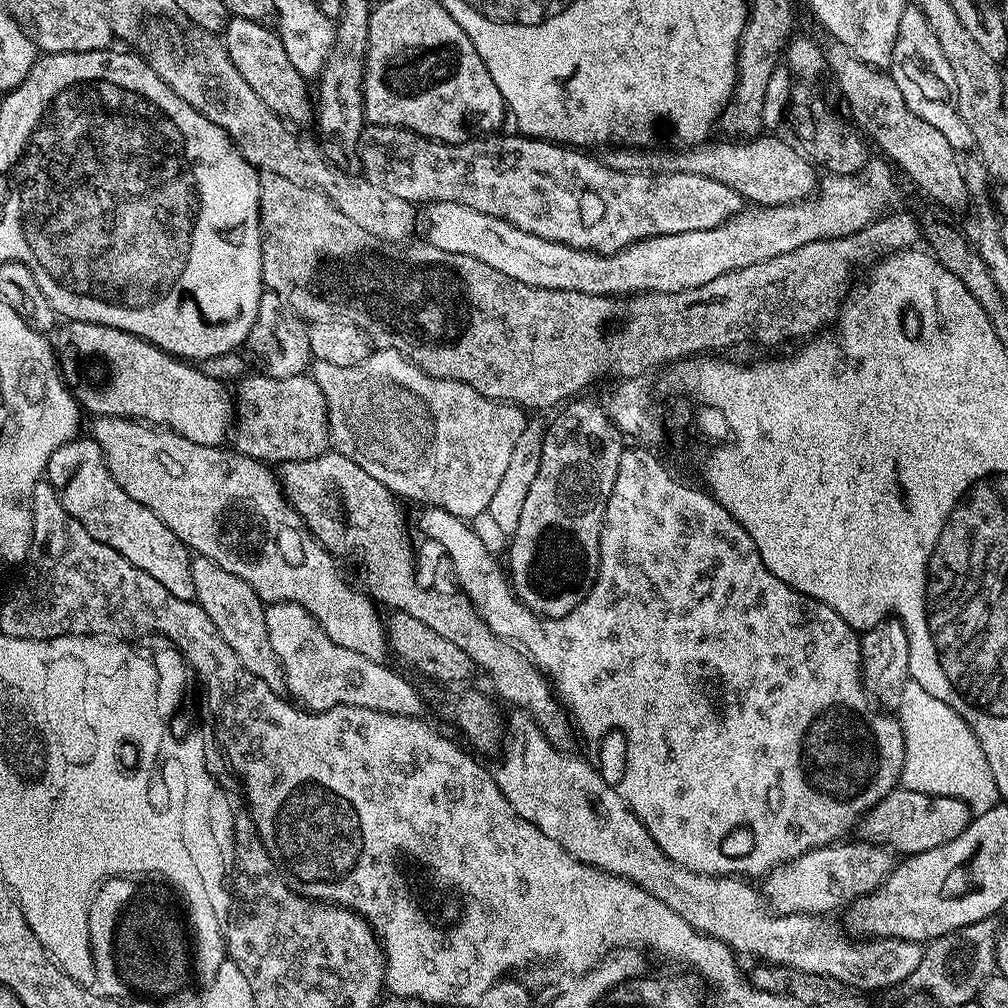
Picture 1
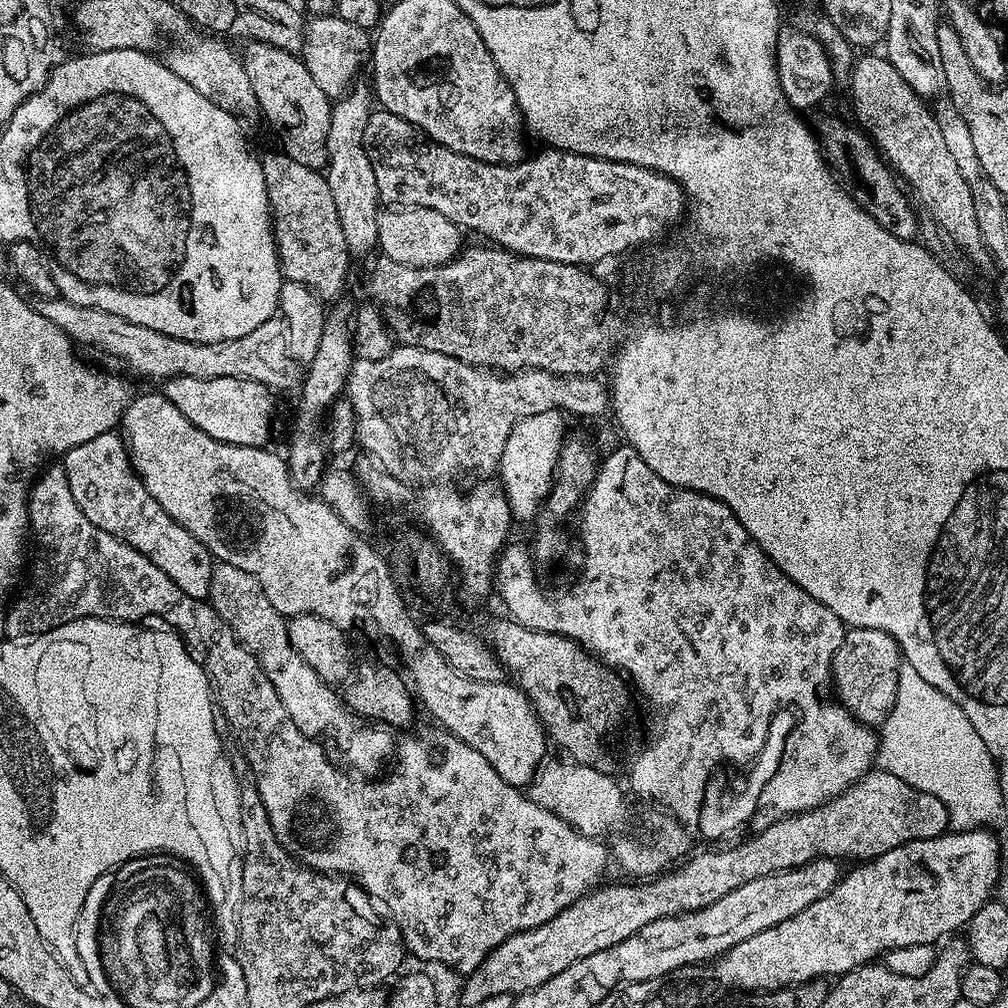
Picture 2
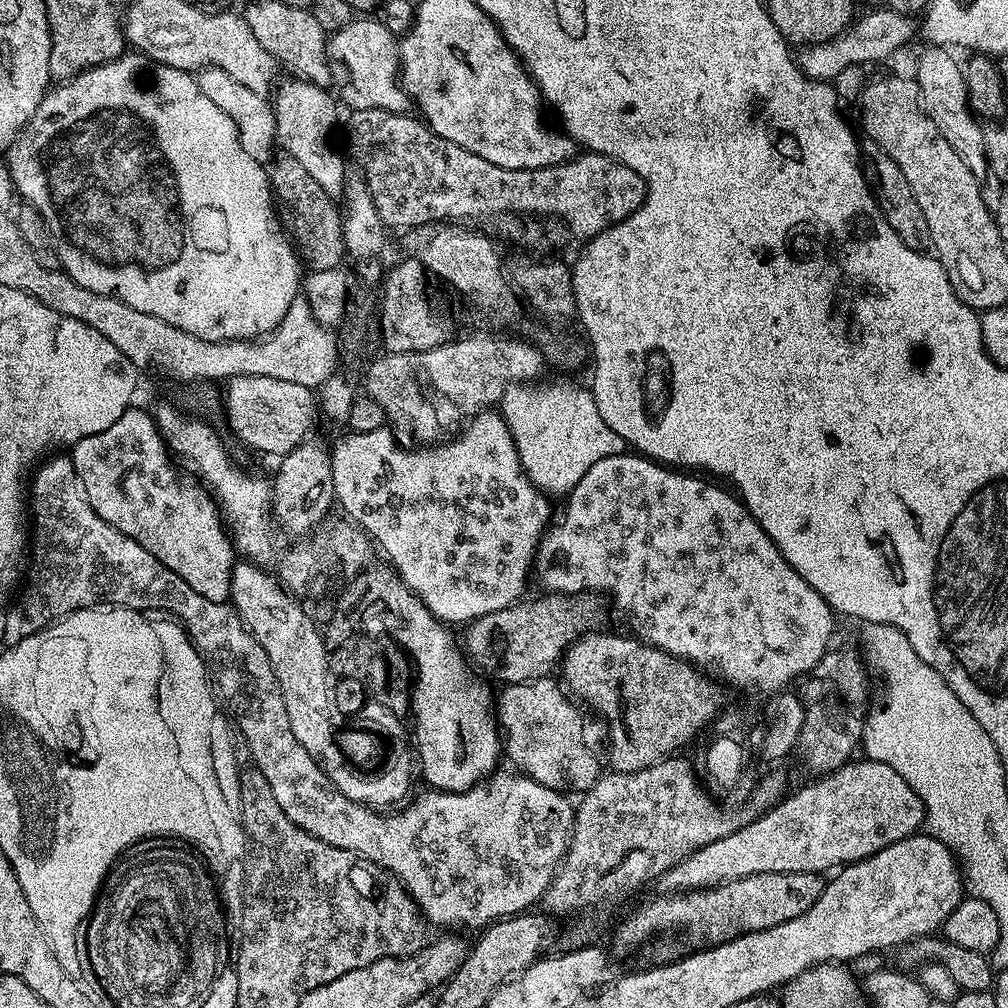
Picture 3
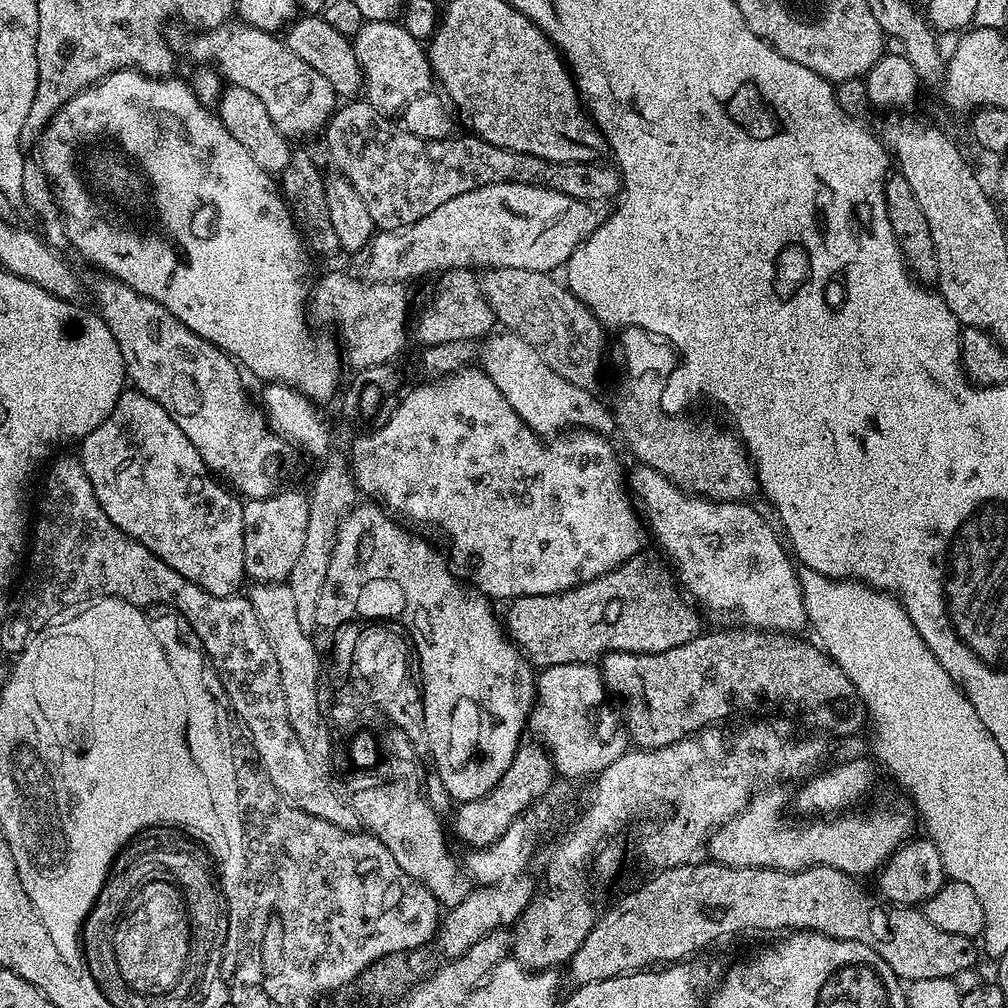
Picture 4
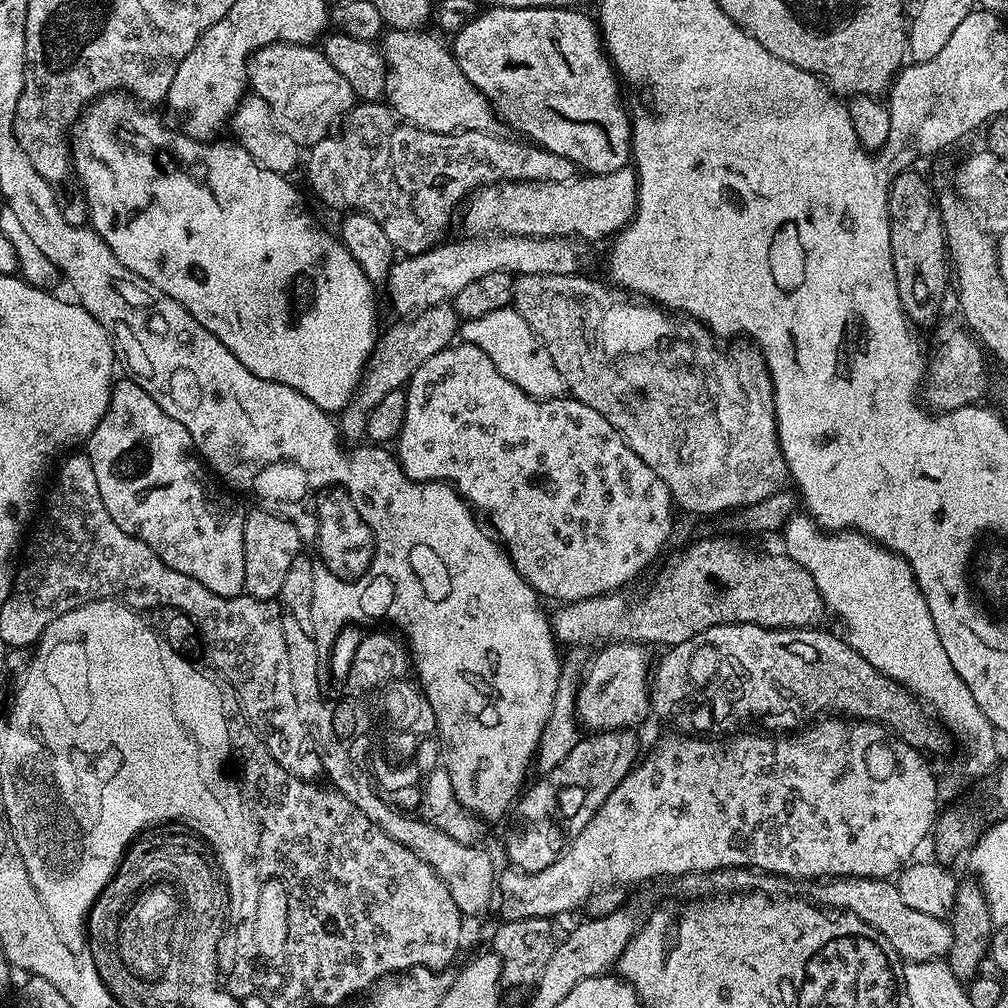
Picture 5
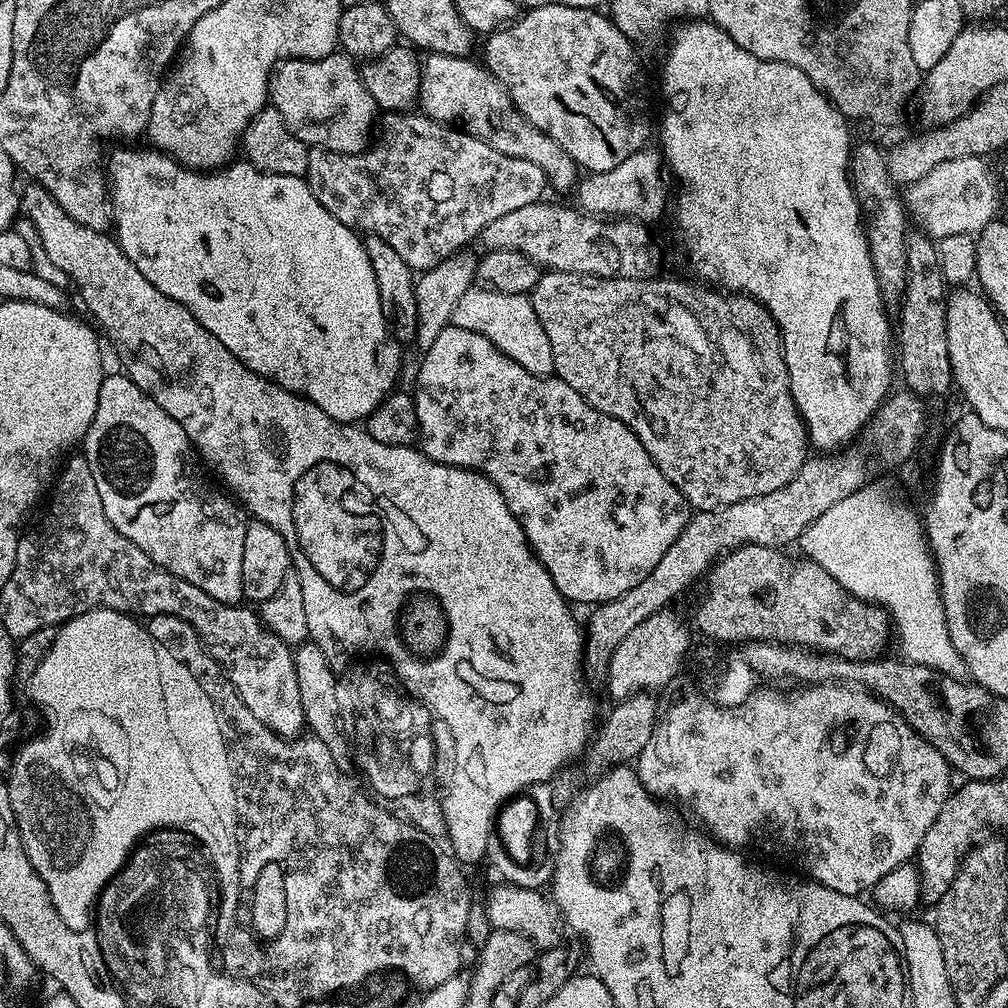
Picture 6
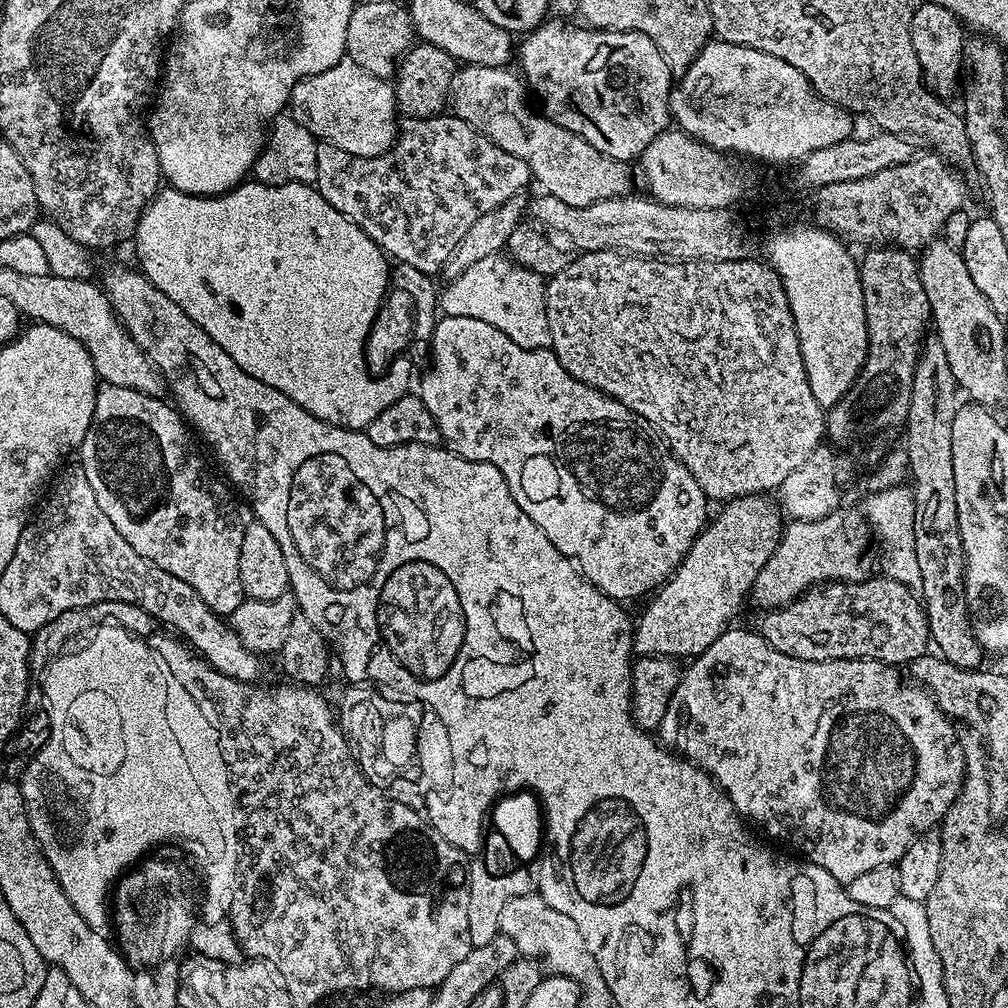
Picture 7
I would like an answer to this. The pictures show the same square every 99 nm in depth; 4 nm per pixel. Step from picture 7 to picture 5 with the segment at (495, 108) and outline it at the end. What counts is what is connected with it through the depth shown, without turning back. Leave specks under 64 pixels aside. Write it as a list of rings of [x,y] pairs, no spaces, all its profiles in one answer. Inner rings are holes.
[[[406,30],[389,31],[383,37],[382,51],[388,66],[388,77],[384,87],[386,100],[392,111],[400,119],[408,124],[418,126],[422,130],[430,130],[434,134],[485,132],[495,136],[501,131],[502,121],[493,110],[492,103],[474,87],[470,78],[466,78],[466,74],[462,74],[462,70],[455,58],[452,57],[451,51],[445,45],[443,48],[428,33],[428,30],[417,30],[415,32],[407,32]]]

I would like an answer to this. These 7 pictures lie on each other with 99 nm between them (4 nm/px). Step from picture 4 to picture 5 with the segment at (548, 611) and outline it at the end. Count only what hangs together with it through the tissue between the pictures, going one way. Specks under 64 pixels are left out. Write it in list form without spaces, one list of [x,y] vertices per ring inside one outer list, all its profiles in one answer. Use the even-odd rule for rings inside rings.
[[[700,540],[697,544],[689,546],[685,552],[680,552],[668,565],[664,568],[664,576],[660,576],[656,580],[656,585],[645,594],[641,600],[631,600],[630,597],[624,596],[623,591],[609,592],[607,596],[595,596],[589,600],[573,600],[564,602],[559,605],[560,608],[555,613],[551,613],[552,632],[556,636],[557,641],[564,646],[589,646],[588,644],[603,645],[605,642],[627,642],[629,644],[643,644],[645,646],[653,646],[652,644],[664,644],[663,646],[671,646],[678,642],[686,642],[686,638],[694,638],[694,634],[702,634],[702,630],[706,630],[710,626],[722,626],[723,624],[753,624],[754,626],[762,626],[763,628],[806,628],[817,623],[816,619],[820,615],[825,615],[824,600],[820,596],[818,586],[814,586],[814,578],[810,578],[810,574],[802,566],[798,566],[786,555],[777,554],[777,556],[763,556],[762,553],[750,552],[746,548],[739,548],[736,544],[731,544],[728,540]]]

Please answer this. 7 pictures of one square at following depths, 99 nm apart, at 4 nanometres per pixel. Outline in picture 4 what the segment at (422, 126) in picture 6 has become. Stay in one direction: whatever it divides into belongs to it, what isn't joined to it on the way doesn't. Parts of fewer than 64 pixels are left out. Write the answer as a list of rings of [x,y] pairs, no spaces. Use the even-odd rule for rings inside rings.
[[[364,98],[341,103],[323,129],[323,136],[328,160],[336,167],[333,169],[358,190],[375,227],[386,232],[418,222],[430,210],[438,210],[442,202],[450,202],[450,198],[484,184],[518,180],[556,186],[561,183],[560,172],[564,172],[562,191],[589,202],[604,202],[600,200],[610,199],[622,188],[621,173],[615,167],[607,168],[604,162],[565,164],[561,168],[537,156],[499,148],[471,134],[447,140],[418,138],[382,115]]]

